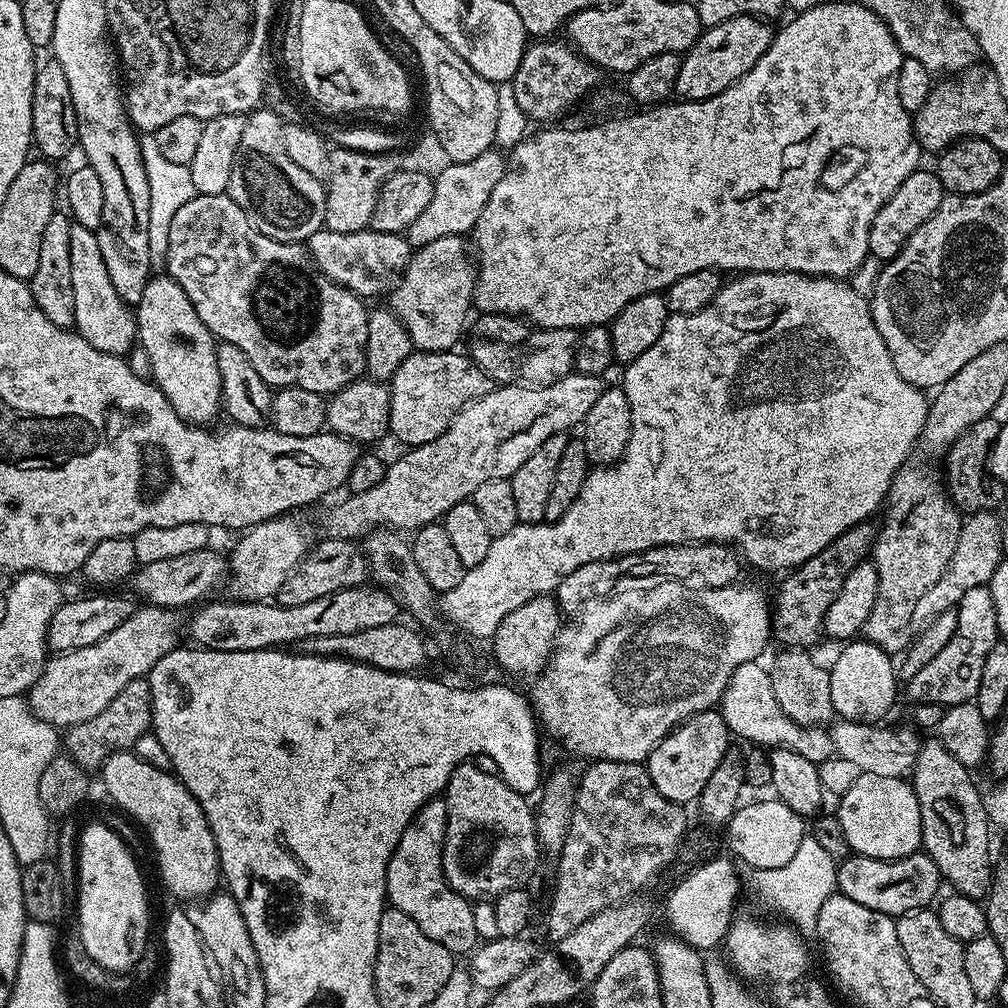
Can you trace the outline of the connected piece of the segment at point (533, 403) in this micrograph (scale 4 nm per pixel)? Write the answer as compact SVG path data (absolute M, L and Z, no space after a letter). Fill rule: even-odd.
M575 370L558 378L558 382L550 382L550 386L533 388L513 382L507 386L493 387L482 398L469 402L450 422L447 430L434 438L434 442L417 444L404 450L393 464L389 463L385 467L384 477L382 482L378 482L378 486L370 486L370 490L365 492L345 495L341 504L334 505L325 514L323 535L330 540L355 541L361 534L381 526L393 530L415 530L425 524L437 523L447 514L450 506L471 498L474 490L482 486L482 482L490 482L494 478L511 478L518 466L522 466L522 462L526 462L526 458L530 458L530 454L534 454L534 450L538 450L538 446L542 446L546 438L559 432L571 433L575 424L576 427L583 425L586 414L590 414L594 402L602 398L605 387L604 376L591 376Z

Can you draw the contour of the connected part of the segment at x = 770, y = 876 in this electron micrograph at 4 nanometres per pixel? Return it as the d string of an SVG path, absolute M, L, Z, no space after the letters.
M806 834L801 845L794 853L794 858L786 866L777 869L758 869L751 873L748 884L756 891L756 896L772 912L781 912L783 919L801 934L812 934L816 931L818 910L822 910L822 902L837 891L837 861L822 850L819 842L814 842L811 834Z

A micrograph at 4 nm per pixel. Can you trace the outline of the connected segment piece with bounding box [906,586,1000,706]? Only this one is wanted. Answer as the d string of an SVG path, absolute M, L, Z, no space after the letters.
M988 587L975 588L968 591L962 602L955 606L956 625L950 642L914 674L914 678L906 681L908 696L913 705L941 704L966 704L975 701L978 694L978 682L982 679L982 665L986 662L986 654L998 643L1000 631L998 618L994 610L994 598L990 598Z

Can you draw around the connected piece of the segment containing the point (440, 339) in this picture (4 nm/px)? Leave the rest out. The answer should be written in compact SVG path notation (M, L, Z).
M462 236L434 238L434 242L417 248L411 253L411 260L404 270L404 275L392 288L386 304L402 322L402 326L406 326L415 351L450 352L459 345L456 343L459 342L460 335L464 332L464 323L468 320L468 311L473 311L474 308L476 269L477 265L470 255L469 245L466 243L465 237Z

